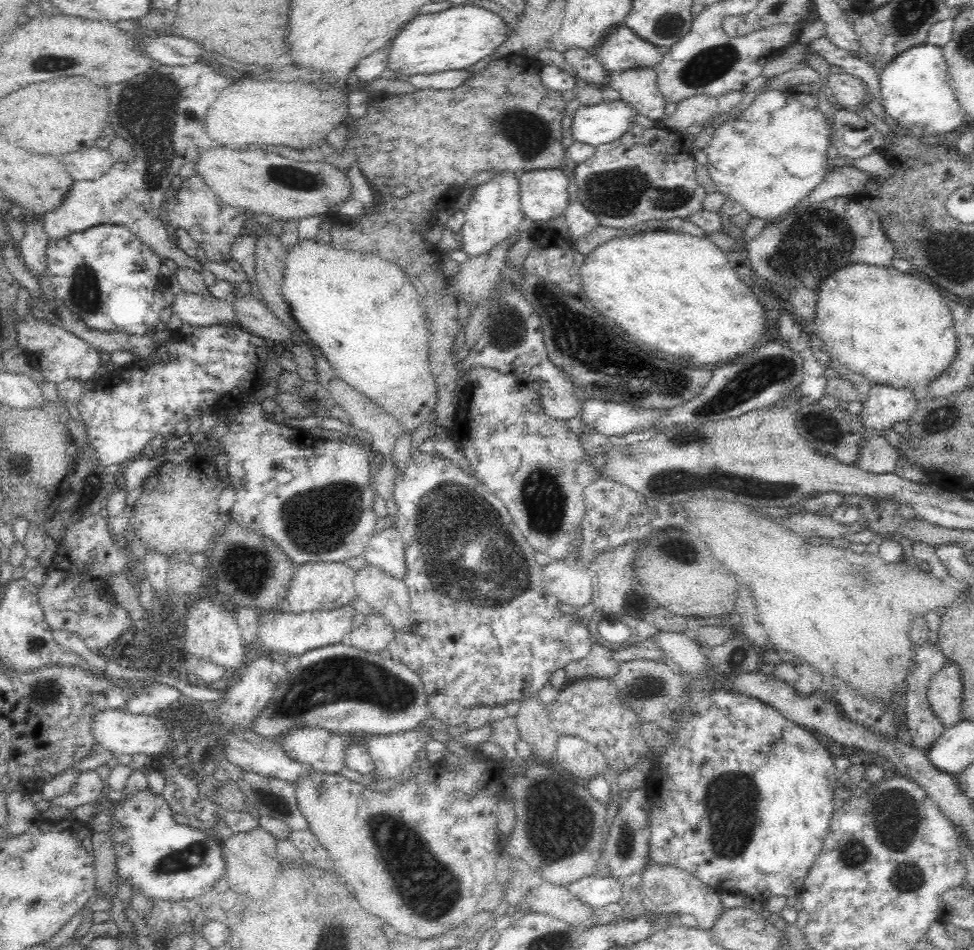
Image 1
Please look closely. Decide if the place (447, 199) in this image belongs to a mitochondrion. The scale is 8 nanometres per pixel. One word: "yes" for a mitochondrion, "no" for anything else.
no

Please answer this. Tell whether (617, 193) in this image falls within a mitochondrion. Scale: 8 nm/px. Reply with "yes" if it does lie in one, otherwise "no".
yes

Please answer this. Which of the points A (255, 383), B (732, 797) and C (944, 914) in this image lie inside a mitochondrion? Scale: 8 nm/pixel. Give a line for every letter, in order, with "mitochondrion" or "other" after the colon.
A: other
B: mitochondrion
C: other

